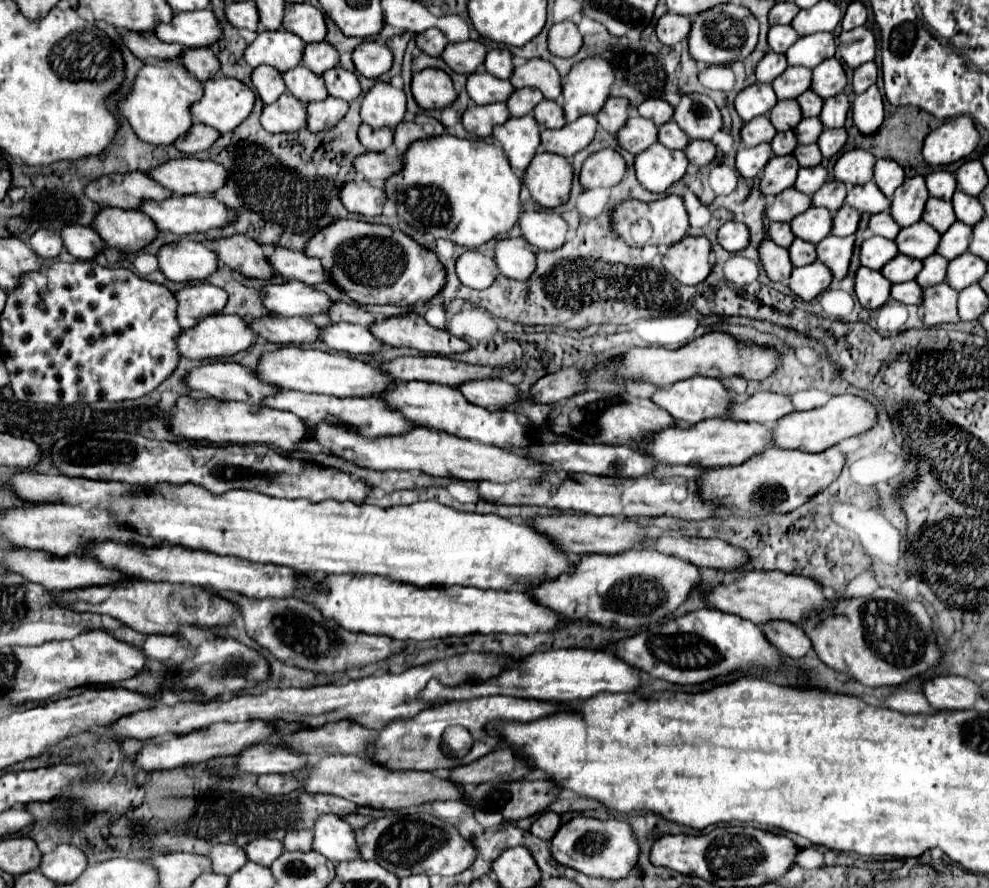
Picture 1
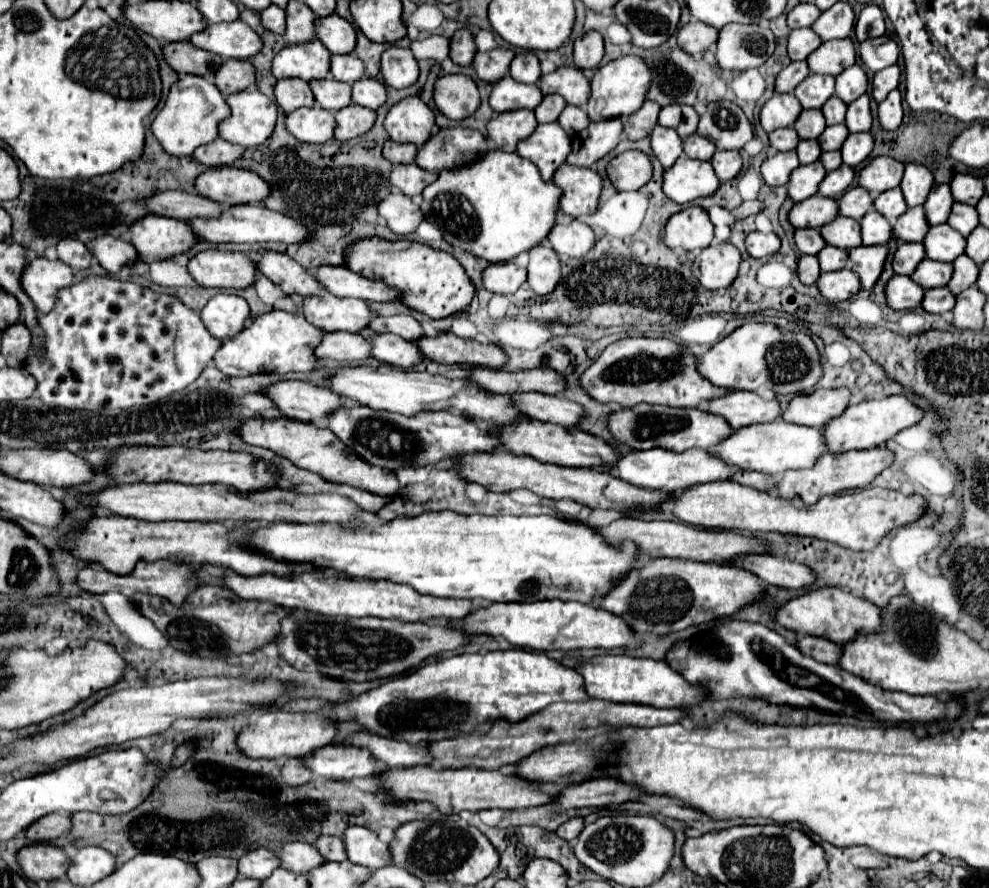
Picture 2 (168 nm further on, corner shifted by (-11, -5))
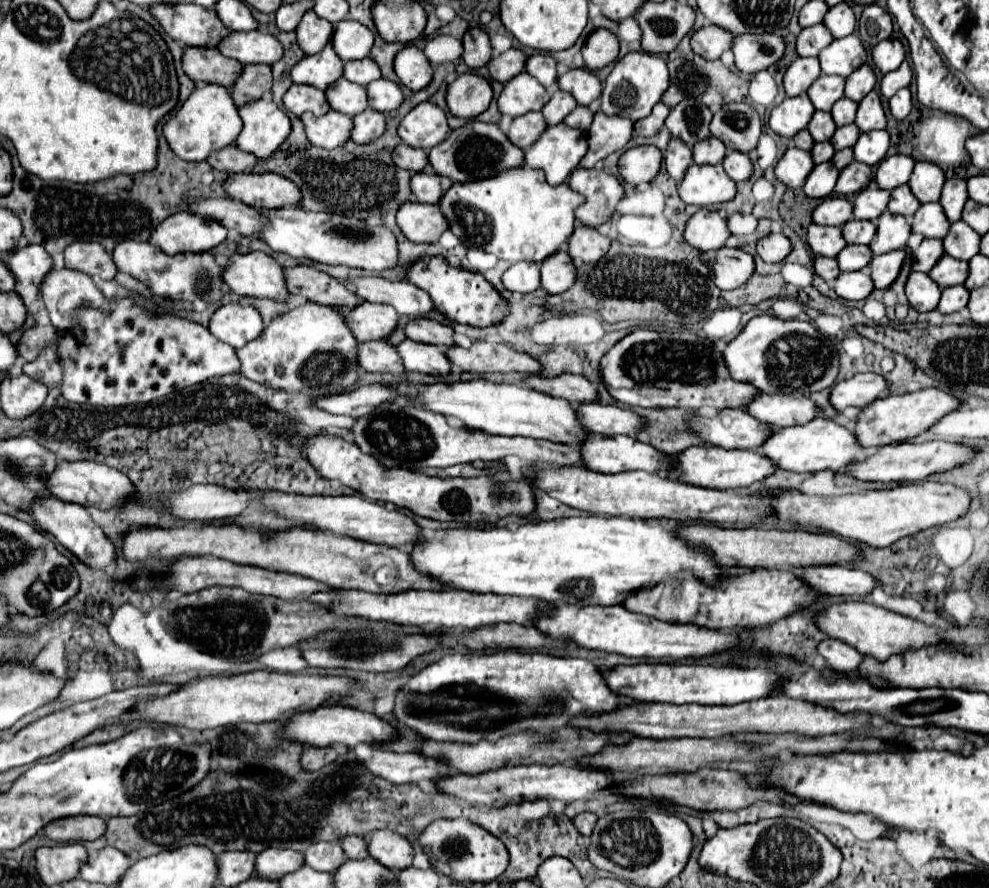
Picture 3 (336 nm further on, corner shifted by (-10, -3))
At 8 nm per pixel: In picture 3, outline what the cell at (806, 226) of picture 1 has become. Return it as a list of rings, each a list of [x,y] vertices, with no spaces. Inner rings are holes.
[[[847,221],[843,227],[843,239],[849,243],[849,245],[869,245],[871,239],[875,237],[875,223],[873,221]]]

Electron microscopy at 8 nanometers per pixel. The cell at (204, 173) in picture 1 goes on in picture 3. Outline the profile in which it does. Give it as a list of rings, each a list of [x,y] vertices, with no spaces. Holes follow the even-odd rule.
[[[235,173],[225,179],[223,189],[229,199],[237,199],[255,209],[275,209],[297,205],[299,189],[277,173]]]

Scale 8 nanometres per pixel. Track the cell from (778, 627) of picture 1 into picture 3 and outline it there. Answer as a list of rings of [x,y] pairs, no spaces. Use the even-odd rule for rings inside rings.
[[[823,639],[817,645],[817,651],[819,651],[819,655],[825,657],[827,665],[839,673],[855,671],[863,659],[863,655],[859,651],[855,651],[851,645],[837,641],[837,639]]]

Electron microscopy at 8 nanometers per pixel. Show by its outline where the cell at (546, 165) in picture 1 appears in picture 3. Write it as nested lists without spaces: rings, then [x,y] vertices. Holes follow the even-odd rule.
[[[577,167],[569,175],[567,185],[585,197],[585,203],[575,209],[575,217],[589,227],[607,221],[623,197],[623,185],[599,169]]]

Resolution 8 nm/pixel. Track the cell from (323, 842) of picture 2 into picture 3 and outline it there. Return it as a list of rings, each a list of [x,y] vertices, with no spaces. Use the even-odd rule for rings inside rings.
[[[347,835],[341,841],[343,853],[347,855],[347,859],[365,859],[367,857],[367,847],[363,837],[355,837],[355,835]]]

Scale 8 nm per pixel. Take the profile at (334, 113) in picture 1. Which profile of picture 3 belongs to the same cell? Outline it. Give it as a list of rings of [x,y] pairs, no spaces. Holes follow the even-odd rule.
[[[367,109],[353,117],[351,139],[355,143],[369,143],[377,139],[379,135],[383,135],[383,131],[385,131],[385,115],[379,111]]]

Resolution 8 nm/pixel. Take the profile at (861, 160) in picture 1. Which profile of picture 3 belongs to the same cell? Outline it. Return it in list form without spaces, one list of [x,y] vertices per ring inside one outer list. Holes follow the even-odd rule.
[[[907,155],[885,157],[877,165],[873,181],[877,183],[879,189],[889,189],[891,191],[891,189],[895,189],[895,187],[899,187],[899,185],[909,181],[913,165],[915,165],[915,161],[911,157],[907,157]]]

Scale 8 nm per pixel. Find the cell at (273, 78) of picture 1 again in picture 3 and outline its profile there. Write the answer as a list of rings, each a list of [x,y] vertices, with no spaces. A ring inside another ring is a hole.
[[[293,83],[287,89],[287,93],[283,95],[283,103],[297,117],[305,111],[311,111],[313,115],[323,115],[331,109],[329,103],[325,101],[325,93],[311,85],[295,85]]]

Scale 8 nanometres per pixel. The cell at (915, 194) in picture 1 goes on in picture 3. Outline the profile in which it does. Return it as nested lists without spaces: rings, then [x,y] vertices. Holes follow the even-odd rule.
[[[947,179],[941,191],[939,205],[943,207],[943,213],[953,223],[961,217],[961,209],[967,201],[967,183],[965,179]]]

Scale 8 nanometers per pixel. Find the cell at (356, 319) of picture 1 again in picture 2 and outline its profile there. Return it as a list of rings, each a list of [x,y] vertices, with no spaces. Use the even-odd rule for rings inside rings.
[[[396,315],[396,317],[376,317],[370,325],[376,333],[396,333],[402,339],[418,341],[424,337],[422,325],[410,315]]]

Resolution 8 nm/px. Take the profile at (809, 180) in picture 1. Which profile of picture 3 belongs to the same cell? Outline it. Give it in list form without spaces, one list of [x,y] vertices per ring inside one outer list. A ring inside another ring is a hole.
[[[851,161],[849,167],[845,167],[839,173],[835,195],[853,195],[859,193],[863,187],[867,187],[871,181],[871,167],[859,161]]]

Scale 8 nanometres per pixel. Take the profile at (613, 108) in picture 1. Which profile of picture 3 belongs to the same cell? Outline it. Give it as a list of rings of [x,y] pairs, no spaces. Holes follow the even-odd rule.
[[[657,103],[657,105],[653,107],[653,111],[651,111],[649,117],[639,119],[639,121],[635,123],[635,127],[633,127],[635,135],[639,135],[639,137],[653,137],[653,135],[659,131],[659,127],[665,123],[669,111],[671,111],[671,109],[667,109],[663,103]]]

